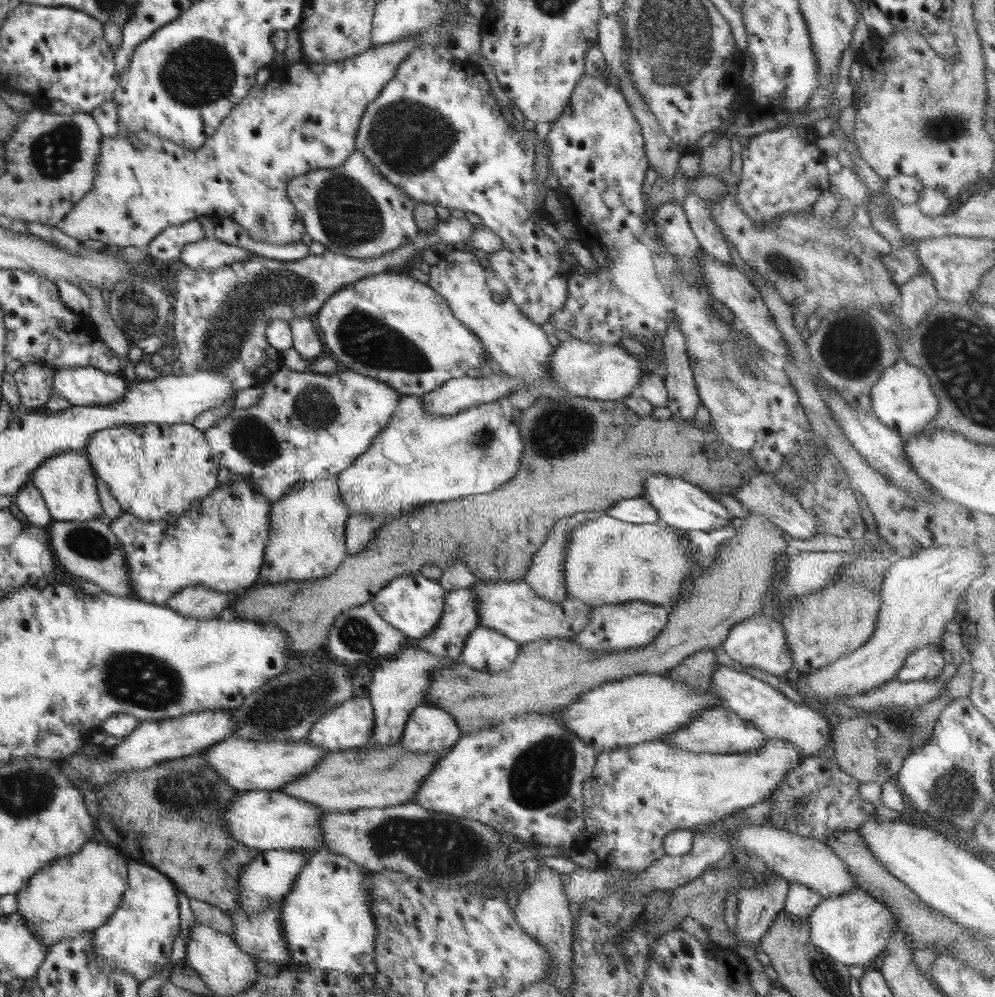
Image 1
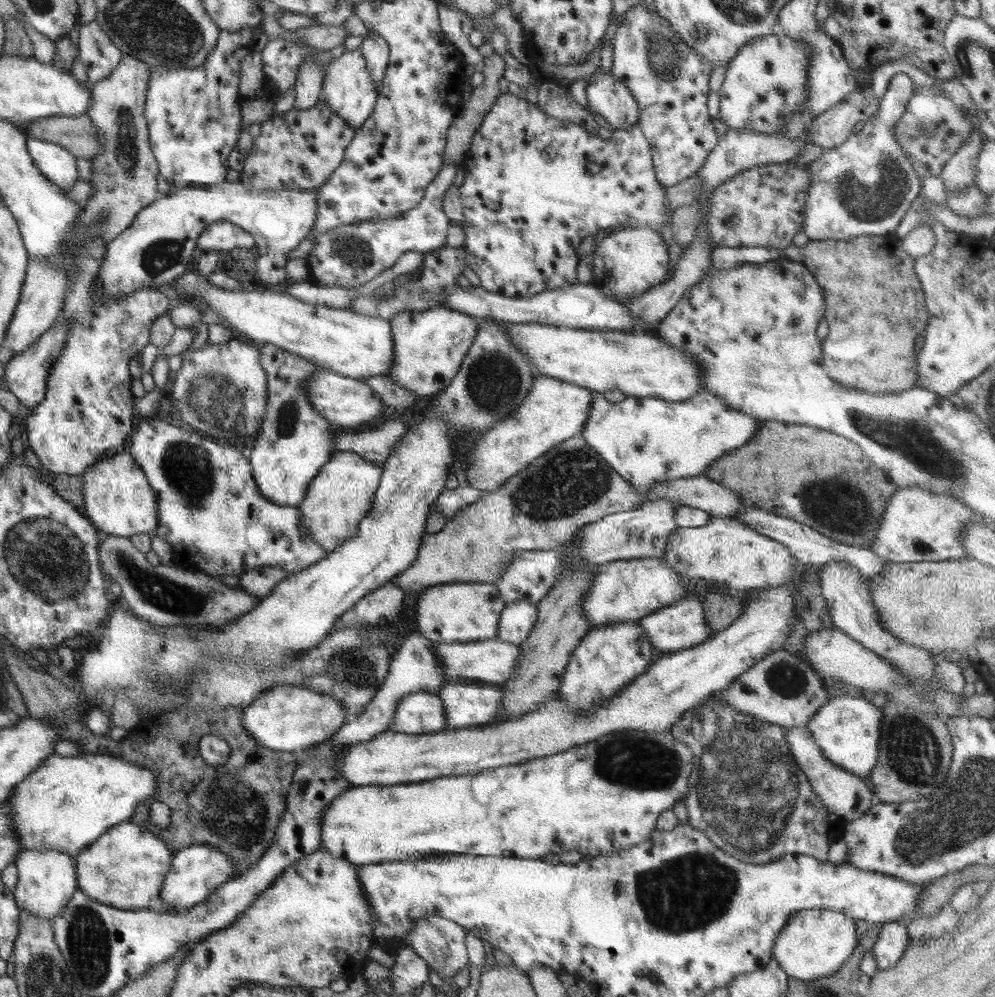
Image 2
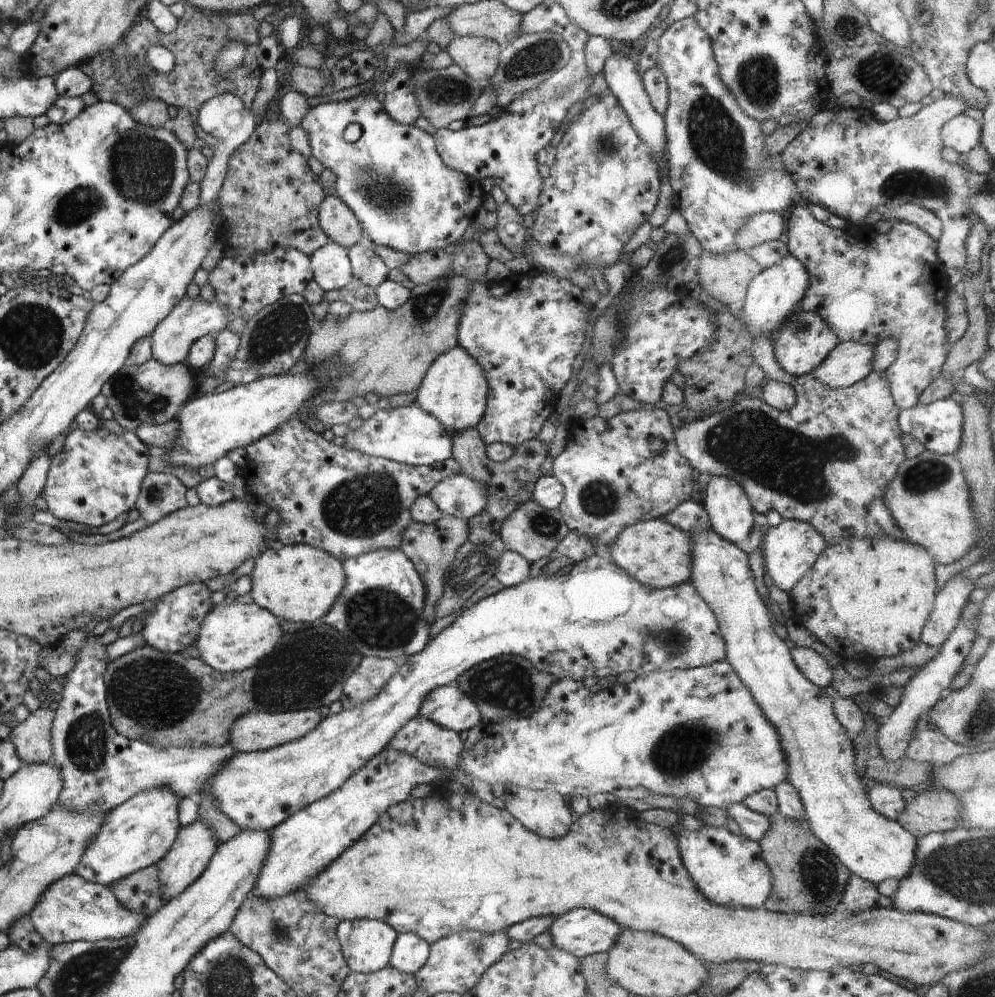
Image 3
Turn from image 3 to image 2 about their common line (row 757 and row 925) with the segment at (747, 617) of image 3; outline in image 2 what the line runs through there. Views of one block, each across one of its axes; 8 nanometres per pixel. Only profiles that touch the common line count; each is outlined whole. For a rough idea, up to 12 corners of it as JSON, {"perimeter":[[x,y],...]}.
{"perimeter":[[800,910],[772,954],[789,977],[838,971],[858,942],[854,919]]}

